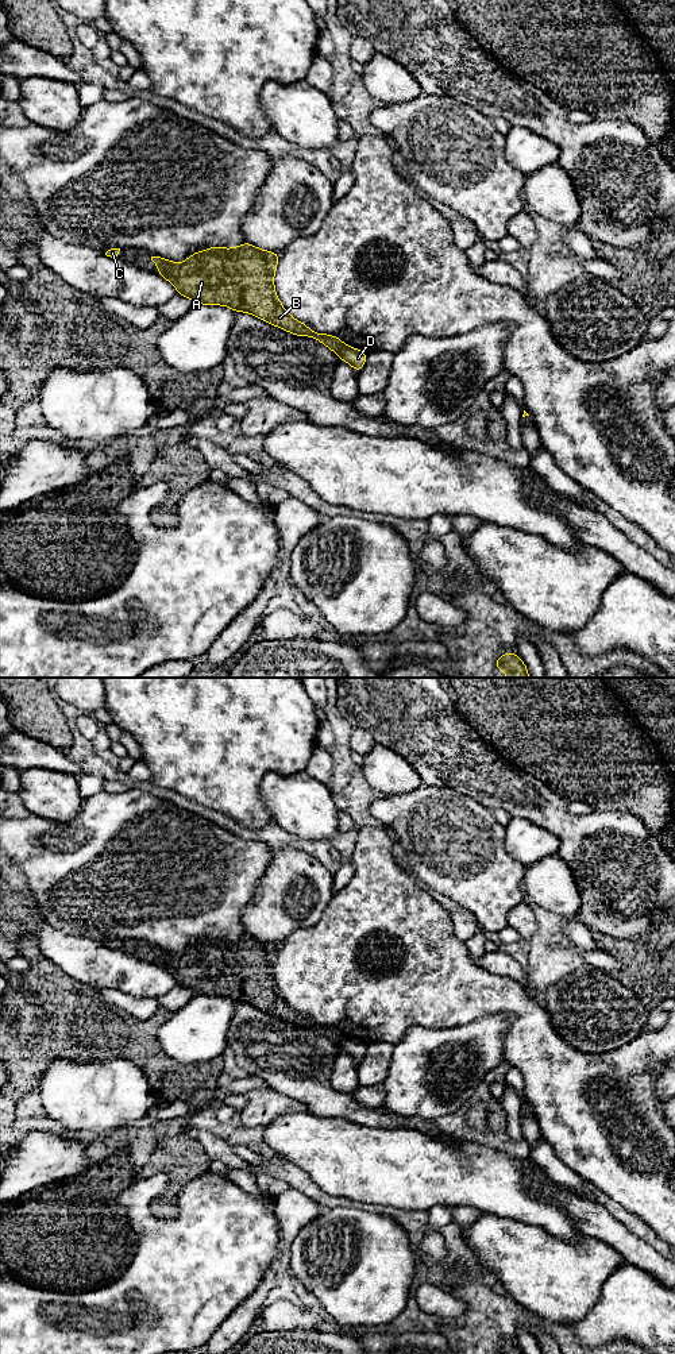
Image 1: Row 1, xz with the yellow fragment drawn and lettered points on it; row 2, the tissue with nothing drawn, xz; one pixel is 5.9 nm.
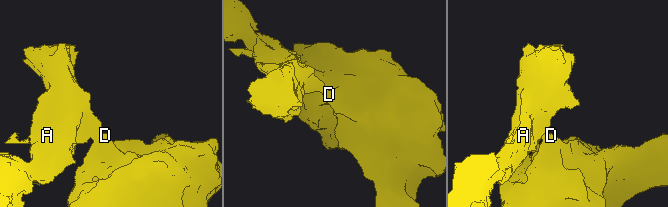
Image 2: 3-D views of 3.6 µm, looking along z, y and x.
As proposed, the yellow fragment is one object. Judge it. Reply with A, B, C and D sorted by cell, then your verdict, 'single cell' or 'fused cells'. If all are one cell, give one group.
A B C / D | fused cells

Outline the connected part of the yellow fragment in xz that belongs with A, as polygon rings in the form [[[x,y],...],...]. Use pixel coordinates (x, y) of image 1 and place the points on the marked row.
[[[244,242],[236,248],[197,251],[182,263],[161,256],[151,256],[151,261],[178,294],[196,304],[225,305],[235,312],[251,313],[293,335],[313,337],[340,355],[346,344],[339,337],[312,331],[282,306],[274,289],[279,256]]]

